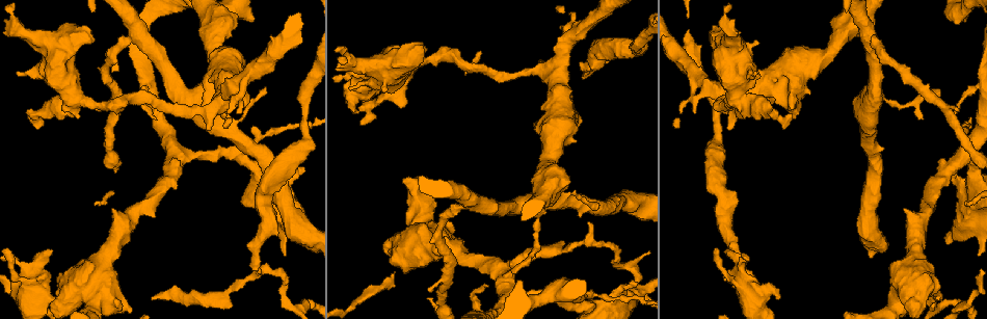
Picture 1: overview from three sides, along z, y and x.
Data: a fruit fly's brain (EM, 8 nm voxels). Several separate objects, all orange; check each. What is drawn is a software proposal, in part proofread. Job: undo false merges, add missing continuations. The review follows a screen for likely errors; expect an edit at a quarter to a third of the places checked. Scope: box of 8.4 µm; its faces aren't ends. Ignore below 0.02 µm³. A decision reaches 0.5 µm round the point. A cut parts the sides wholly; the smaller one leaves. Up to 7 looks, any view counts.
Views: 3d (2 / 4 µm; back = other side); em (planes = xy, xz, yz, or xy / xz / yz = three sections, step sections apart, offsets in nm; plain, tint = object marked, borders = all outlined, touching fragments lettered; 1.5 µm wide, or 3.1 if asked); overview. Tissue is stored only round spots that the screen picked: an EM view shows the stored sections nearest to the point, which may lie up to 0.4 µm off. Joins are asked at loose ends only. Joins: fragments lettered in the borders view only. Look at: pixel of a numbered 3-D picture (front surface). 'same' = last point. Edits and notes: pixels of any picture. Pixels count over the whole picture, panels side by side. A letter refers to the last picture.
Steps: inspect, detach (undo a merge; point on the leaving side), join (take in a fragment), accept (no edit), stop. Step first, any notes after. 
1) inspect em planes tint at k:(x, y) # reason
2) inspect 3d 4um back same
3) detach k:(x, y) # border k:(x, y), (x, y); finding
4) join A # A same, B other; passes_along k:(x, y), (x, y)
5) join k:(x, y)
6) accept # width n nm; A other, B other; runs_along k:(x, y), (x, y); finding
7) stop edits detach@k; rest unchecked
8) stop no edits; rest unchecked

inspect em planes borders at 1:(258, 270) # free end

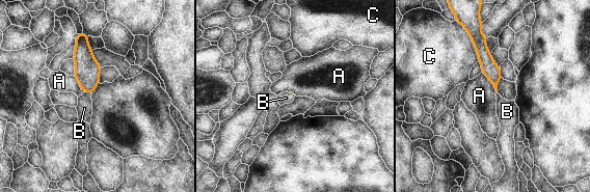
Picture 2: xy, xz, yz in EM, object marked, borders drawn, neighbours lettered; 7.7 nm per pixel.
join B # A other, B same, C other; passes_along 2:(87, 70), (87, 91), (84, 108); it goes on there

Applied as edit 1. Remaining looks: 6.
inspect em yz step 8 tint at 1:(280, 275) # abrupt turn

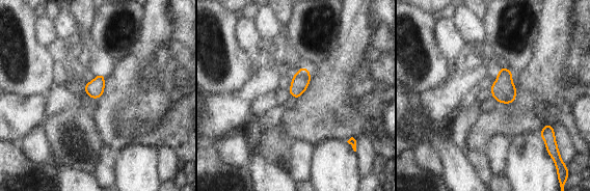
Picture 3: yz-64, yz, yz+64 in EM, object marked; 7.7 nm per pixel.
inspect em planes borders same # another direction

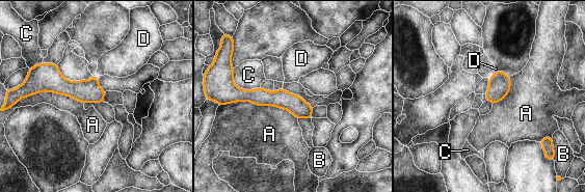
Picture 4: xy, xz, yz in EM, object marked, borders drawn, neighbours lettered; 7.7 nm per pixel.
accept # width 150 nm; A other, B other, C other, D other; runs_along 4:(232, 92), (284, 99), (309, 115); continuous, no second neuron

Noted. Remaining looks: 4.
inspect em yz step 8 borders at 1:(937, 299) # an open end

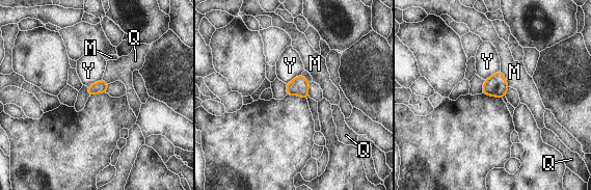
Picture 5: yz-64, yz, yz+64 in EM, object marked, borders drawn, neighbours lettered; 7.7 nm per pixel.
inspect em planes borders same

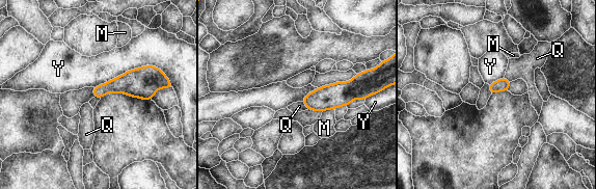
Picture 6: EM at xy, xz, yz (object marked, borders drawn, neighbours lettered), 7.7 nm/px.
accept # M other, Q other, Y other; border 6:(302, 101), (307, 109); no lettered fragment goes on from it

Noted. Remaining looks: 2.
stop edits join@2; rest unchecked

